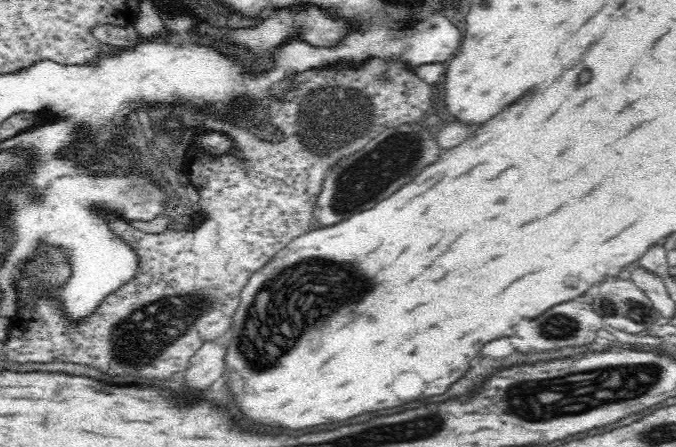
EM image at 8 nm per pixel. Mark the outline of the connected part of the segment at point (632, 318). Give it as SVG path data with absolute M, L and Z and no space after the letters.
M606 278L593 287L593 309L602 317L602 322L609 328L623 330L630 334L638 334L655 328L655 322L660 315L652 307L651 300L635 285L632 279Z

